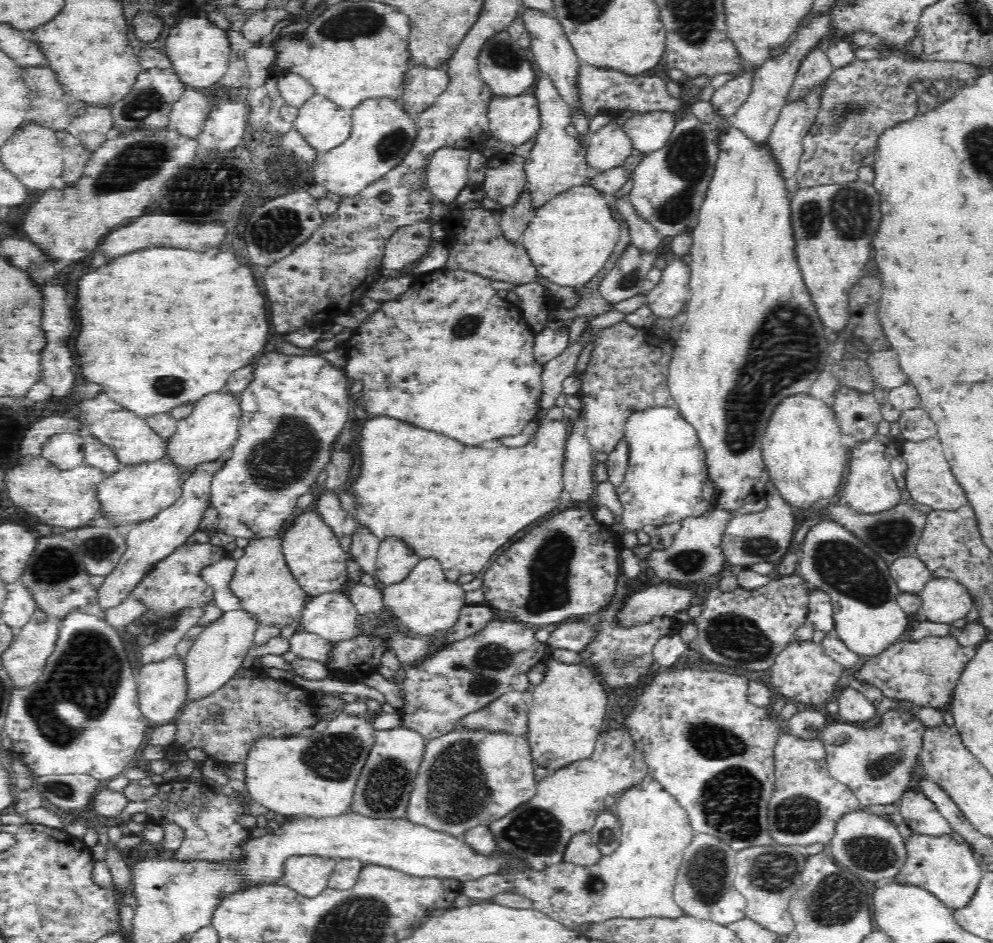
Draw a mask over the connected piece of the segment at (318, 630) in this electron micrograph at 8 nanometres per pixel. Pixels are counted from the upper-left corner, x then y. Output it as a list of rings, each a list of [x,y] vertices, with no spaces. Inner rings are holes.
[[[330,592],[307,600],[301,612],[300,623],[304,630],[332,642],[350,637],[357,614],[355,604],[346,594]]]

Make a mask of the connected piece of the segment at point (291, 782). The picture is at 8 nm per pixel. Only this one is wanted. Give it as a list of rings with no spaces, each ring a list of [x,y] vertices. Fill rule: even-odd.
[[[338,714],[325,732],[313,730],[311,736],[256,737],[243,758],[244,788],[254,802],[281,815],[325,817],[349,812],[350,792],[374,742],[374,730],[362,715]]]

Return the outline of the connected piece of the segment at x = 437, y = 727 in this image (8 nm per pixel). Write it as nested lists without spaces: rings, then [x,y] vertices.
[[[489,621],[476,634],[453,642],[446,649],[432,652],[420,664],[405,668],[401,685],[404,702],[400,708],[400,726],[420,734],[425,740],[440,737],[458,727],[461,718],[486,708],[486,705],[507,692],[530,690],[532,685],[528,681],[528,672],[534,665],[552,655],[552,648],[538,641],[534,632],[535,627],[520,621]]]

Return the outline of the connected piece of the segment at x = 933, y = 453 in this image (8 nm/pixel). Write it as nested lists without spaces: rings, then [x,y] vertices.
[[[935,437],[920,442],[906,441],[902,446],[902,458],[906,461],[906,490],[912,497],[912,502],[918,506],[926,504],[931,510],[956,510],[968,505],[964,490],[960,487],[950,464],[946,461],[942,445]]]

